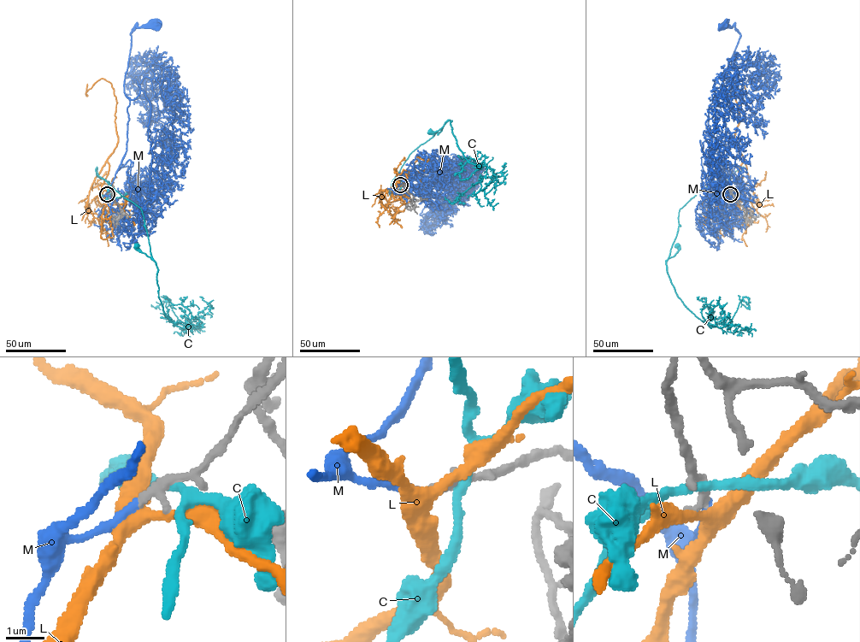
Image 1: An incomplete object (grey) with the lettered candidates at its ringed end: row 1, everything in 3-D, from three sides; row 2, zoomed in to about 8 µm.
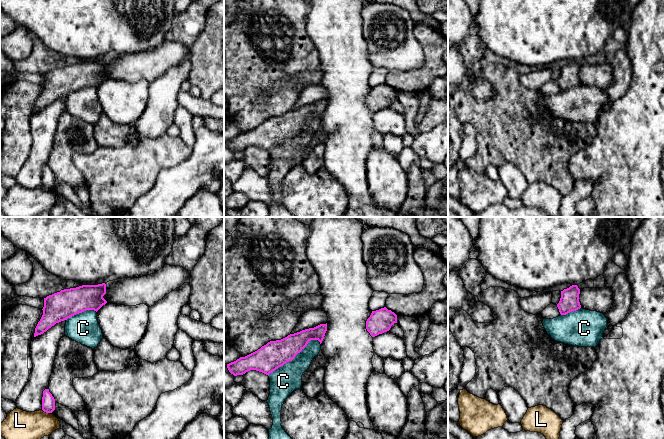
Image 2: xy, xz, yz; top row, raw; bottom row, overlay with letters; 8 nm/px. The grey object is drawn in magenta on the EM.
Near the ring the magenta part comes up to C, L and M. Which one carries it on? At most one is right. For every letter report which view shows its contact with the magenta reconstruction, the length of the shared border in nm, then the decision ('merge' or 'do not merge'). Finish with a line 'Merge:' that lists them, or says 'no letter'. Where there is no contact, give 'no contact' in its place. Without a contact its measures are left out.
C: xz | 500 nm | do not merge
L: xy | 70 nm | do not merge
M: no contact | merge
Merge: M

